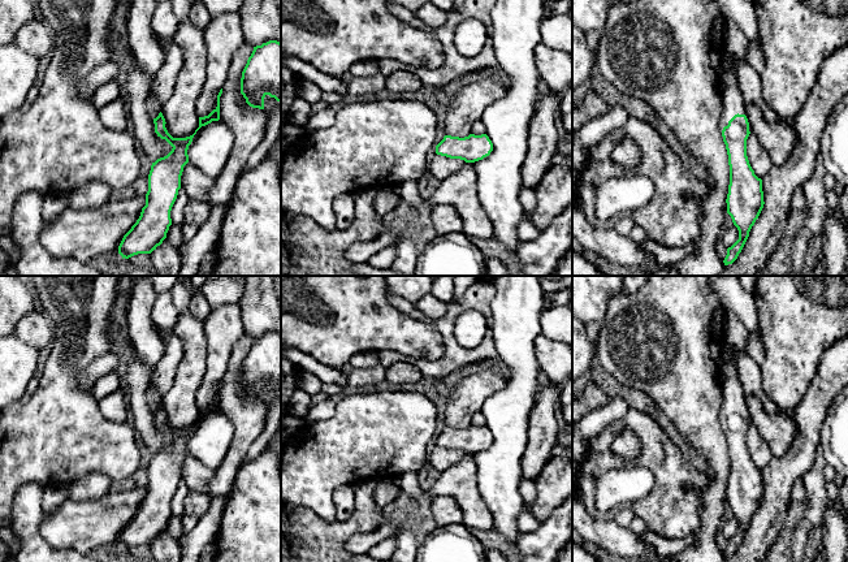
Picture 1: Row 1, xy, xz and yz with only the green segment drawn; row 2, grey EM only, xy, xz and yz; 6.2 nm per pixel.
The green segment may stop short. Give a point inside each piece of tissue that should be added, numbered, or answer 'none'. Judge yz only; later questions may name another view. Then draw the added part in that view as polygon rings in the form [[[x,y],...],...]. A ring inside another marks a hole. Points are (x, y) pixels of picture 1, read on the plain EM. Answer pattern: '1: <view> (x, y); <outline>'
1: yz (734, 394); [[[722,349],[722,393],[723,402],[719,412],[721,423],[735,406],[745,406],[745,393],[739,379],[736,360]]]

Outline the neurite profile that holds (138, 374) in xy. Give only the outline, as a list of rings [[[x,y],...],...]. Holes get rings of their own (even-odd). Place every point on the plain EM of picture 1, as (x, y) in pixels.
[[[133,351],[127,366],[127,407],[133,415],[133,427],[139,433],[151,454],[166,448],[172,437],[155,424],[153,410],[147,403],[147,389],[151,384],[150,367]]]

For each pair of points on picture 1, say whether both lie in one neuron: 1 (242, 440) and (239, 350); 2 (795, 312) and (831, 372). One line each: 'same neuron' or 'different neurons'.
1: same neuron
2: different neurons

